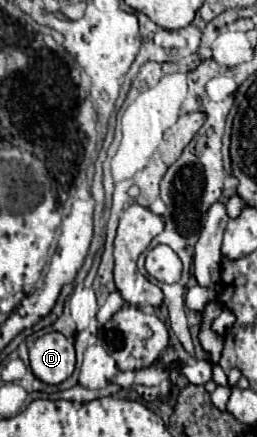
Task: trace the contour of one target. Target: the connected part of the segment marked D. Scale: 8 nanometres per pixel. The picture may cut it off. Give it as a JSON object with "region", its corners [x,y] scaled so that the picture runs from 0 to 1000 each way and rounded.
{"region":[[[230,760],[175,764],[113,796],[121,851],[175,879],[237,879],[284,856],[292,796]]]}

